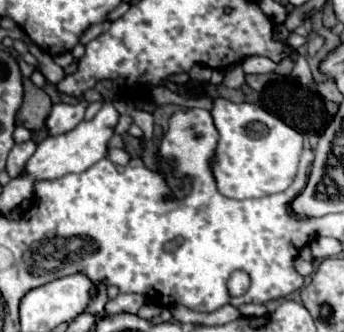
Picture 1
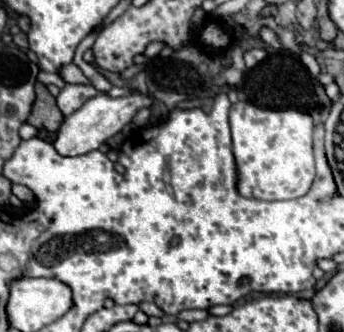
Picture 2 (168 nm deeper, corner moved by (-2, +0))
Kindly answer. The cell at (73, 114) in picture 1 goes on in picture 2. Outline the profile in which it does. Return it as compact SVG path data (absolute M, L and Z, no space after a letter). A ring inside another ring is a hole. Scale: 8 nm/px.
M65 85L65 89L61 89L61 93L57 95L57 107L61 109L63 117L67 117L95 95L97 89L93 85Z

